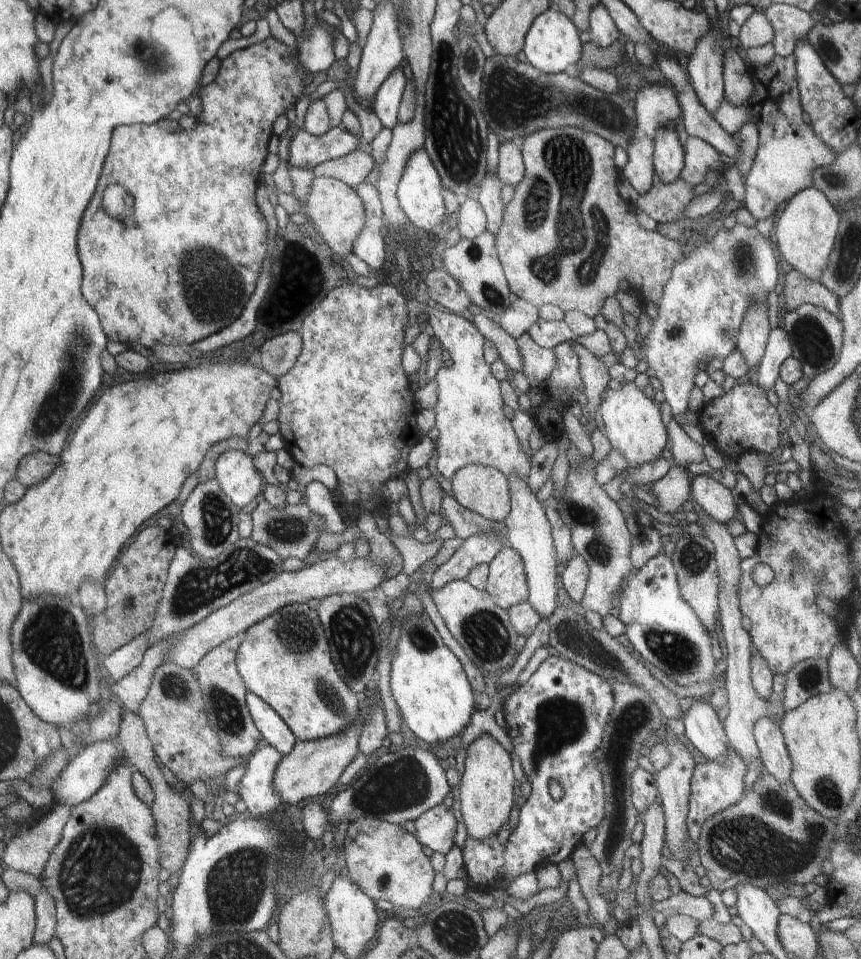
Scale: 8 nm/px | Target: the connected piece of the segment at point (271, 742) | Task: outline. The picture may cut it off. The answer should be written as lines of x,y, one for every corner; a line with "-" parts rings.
249,691
245,695
245,702
256,729
264,737
264,742
282,756
293,752
297,739
282,718
266,702

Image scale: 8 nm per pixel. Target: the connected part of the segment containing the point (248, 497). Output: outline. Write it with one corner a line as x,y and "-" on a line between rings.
227,451
216,460
215,480
239,510
256,499
265,486
250,456
239,451

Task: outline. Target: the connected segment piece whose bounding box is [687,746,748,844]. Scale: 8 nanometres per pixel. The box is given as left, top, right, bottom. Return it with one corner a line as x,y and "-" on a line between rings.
727,748
727,763
720,765
713,761
707,761
703,765
696,765
691,779
691,794
689,797
689,812
687,813
687,834
697,844
700,837
702,824
714,814
724,811
726,808
737,804
745,790
745,775
748,766
736,753
734,748

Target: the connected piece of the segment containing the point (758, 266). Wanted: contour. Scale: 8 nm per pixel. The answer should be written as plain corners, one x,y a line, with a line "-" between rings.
736,224
732,230
724,230
722,227
716,232
716,235
710,242
707,242
703,238
695,238
694,240
691,240
689,248
689,253
684,255
681,260
674,262
674,265
671,267
670,278
667,279
667,282
663,287
663,296
658,304
658,316
654,318
652,329
648,332
648,336
640,340
640,349
642,352
640,357
644,357
646,364
648,364
648,369
652,370
652,372
656,374
656,378
662,383
662,391
666,397
665,402
670,405
674,417
677,415
684,415
689,410
689,397
692,389
695,387
695,377
701,370
701,367
705,363
709,364
715,358
726,359
736,349
735,343
737,342
739,329
750,308
754,304
758,307
768,308
768,296
770,296
772,292
775,292
776,285
778,284
778,260
776,260
776,256
774,256
775,252
772,249
772,246
766,241
766,238
761,236
760,232
758,232
755,227
746,228
746,226
742,226
742,224

